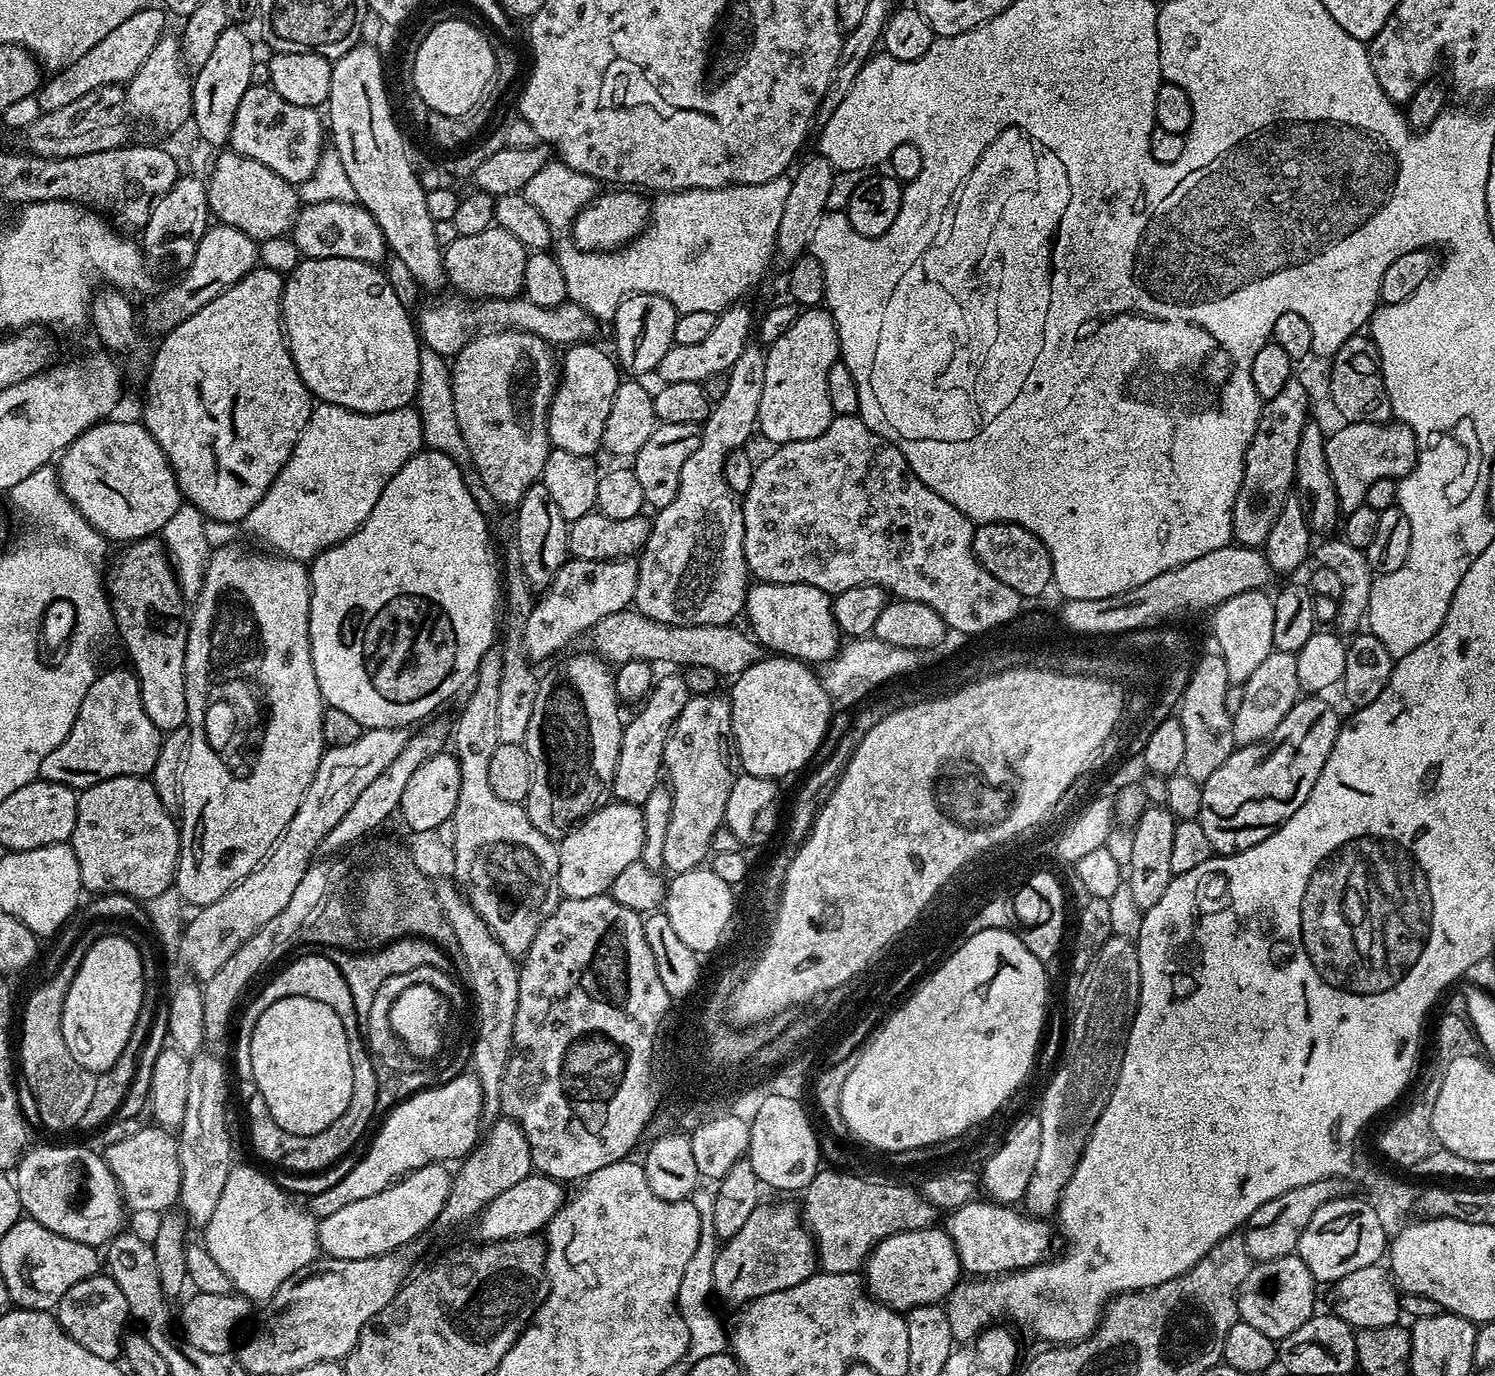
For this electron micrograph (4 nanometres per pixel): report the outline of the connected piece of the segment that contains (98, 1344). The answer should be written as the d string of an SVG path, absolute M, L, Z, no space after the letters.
M97 1274L90 1278L82 1278L82 1282L70 1286L66 1294L56 1303L54 1309L56 1321L62 1330L78 1346L90 1350L90 1354L98 1354L98 1358L116 1360L120 1356L120 1341L130 1324L126 1297L118 1282L114 1282L107 1274Z

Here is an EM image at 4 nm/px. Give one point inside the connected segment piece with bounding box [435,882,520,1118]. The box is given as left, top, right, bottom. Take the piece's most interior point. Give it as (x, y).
(493, 973)

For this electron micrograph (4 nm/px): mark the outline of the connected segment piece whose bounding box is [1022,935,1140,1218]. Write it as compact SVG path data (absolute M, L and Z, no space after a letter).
M1112 935L1086 966L1086 970L1079 973L1078 979L1080 985L1076 988L1076 1009L1073 1010L1072 1021L1068 1024L1068 1037L1064 1040L1064 1057L1061 1058L1052 1081L1045 1086L1044 1097L1041 1098L1038 1109L1042 1126L1042 1146L1038 1148L1038 1163L1034 1166L1030 1186L1026 1186L1026 1194L1022 1201L1023 1207L1036 1218L1051 1217L1051 1212L1053 1215L1059 1209L1060 1195L1066 1190L1092 1127L1098 1122L1102 1110L1106 1110L1106 1102L1110 1102L1110 1094L1118 1082L1130 1026L1134 1022L1140 997L1140 975L1135 943L1126 937Z

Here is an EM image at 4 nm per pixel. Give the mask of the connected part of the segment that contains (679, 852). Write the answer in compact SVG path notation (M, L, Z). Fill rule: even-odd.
M689 695L686 706L682 706L682 714L678 714L666 740L664 768L667 783L672 790L672 809L670 810L670 827L666 829L666 843L662 849L662 858L664 868L667 871L670 870L669 873L672 874L701 867L712 852L711 839L714 837L714 832L724 823L726 802L730 798L730 786L734 779L734 771L732 772L734 756L730 751L732 701L727 695L720 695Z

